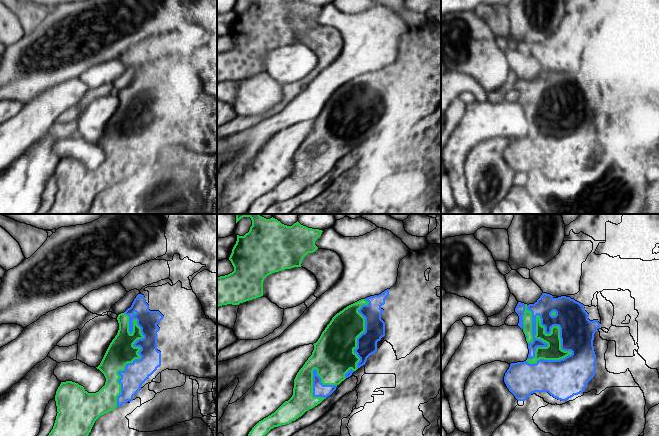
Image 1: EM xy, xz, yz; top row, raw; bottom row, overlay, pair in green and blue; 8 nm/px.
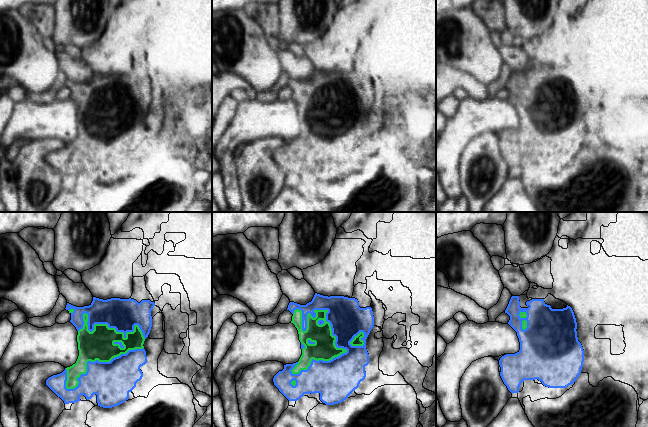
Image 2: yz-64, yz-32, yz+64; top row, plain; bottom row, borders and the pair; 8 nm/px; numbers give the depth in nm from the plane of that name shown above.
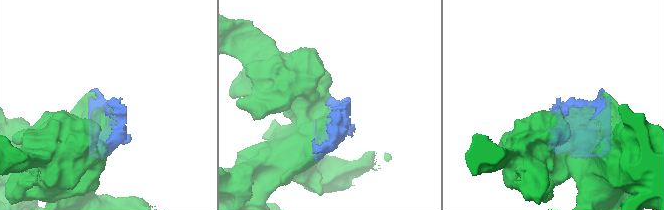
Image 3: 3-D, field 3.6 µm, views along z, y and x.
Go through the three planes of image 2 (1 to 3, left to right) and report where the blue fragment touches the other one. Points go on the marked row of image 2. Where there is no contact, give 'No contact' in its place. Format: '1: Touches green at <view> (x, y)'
1: Touches green at yz-64 (102, 324)
2: Touches green at yz-32 (341, 353)
3: Touches green at yz+64 (522, 321)

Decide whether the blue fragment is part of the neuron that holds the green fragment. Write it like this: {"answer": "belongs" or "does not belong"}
{"answer": "belongs"}

